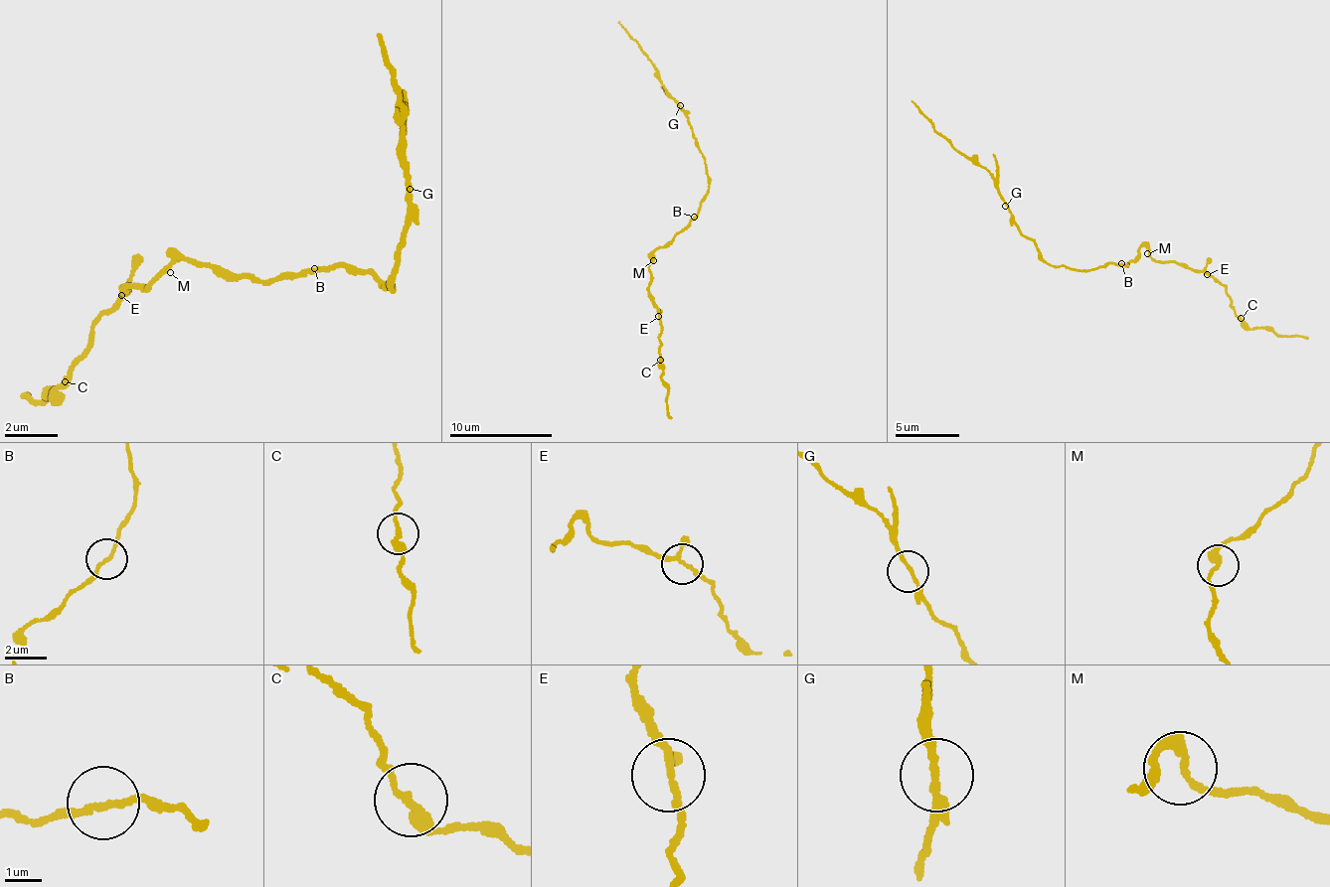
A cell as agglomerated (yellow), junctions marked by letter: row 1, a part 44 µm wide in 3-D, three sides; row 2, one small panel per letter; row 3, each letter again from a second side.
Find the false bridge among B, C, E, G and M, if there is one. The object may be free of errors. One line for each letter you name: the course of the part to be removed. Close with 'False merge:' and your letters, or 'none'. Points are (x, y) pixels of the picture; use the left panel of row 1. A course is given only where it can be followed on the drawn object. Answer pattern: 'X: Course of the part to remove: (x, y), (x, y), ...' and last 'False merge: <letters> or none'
False merge: none

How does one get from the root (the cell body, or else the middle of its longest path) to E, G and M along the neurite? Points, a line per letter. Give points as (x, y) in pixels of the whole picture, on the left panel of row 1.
E: (314, 274), (276, 278), (220, 272), (180, 255), (151, 287), (123, 283), (121, 295)
G: (314, 274), (341, 267), (373, 275), (390, 289), (390, 282), (393, 290), (393, 264), (412, 210), (410, 189)
M: (314, 274), (291, 273), (276, 278), (220, 272), (212, 265), (189, 263), (180, 255), (170, 265), (170, 272)

